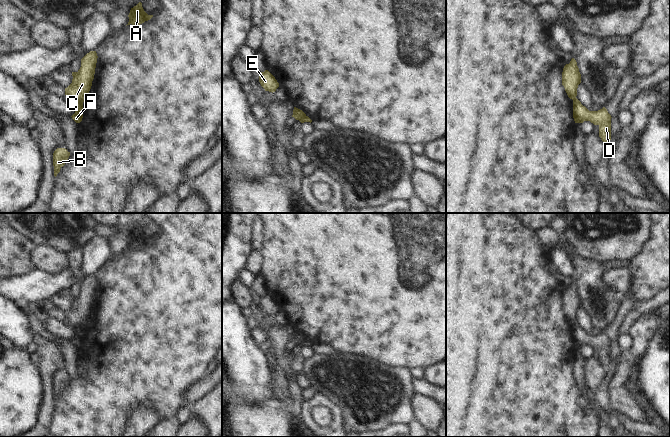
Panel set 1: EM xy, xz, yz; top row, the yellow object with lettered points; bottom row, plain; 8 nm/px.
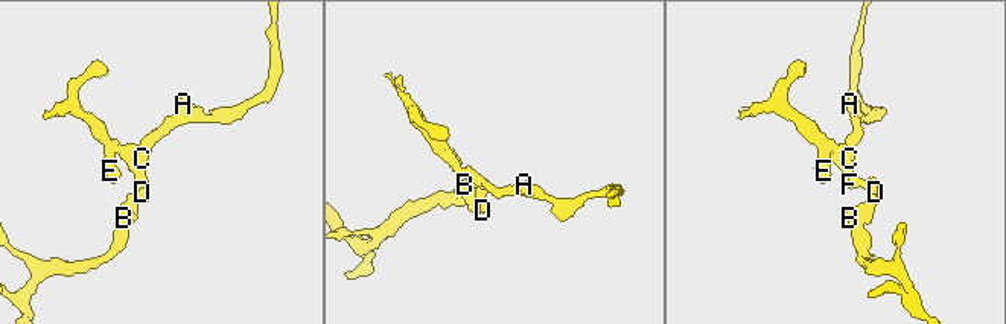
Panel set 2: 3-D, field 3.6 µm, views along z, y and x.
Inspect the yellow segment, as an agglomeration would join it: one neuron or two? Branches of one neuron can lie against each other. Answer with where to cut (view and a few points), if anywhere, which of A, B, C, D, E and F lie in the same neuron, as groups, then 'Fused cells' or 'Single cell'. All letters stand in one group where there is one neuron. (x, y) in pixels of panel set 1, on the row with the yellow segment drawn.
Split along xy (83, 98), (75, 104). Groups: A C E / B D F. Fused cells

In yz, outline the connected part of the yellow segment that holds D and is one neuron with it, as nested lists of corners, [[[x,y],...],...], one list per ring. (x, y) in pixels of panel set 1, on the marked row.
[[[575,98],[573,100],[573,118],[575,123],[590,121],[599,126],[599,137],[604,143],[611,140],[611,115],[603,107],[598,111],[589,111],[581,102]]]

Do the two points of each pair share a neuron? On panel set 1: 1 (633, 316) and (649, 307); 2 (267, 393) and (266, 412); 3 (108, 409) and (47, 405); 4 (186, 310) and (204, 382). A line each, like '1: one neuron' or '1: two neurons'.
1: one neuron
2: two neurons
3: two neurons
4: two neurons

